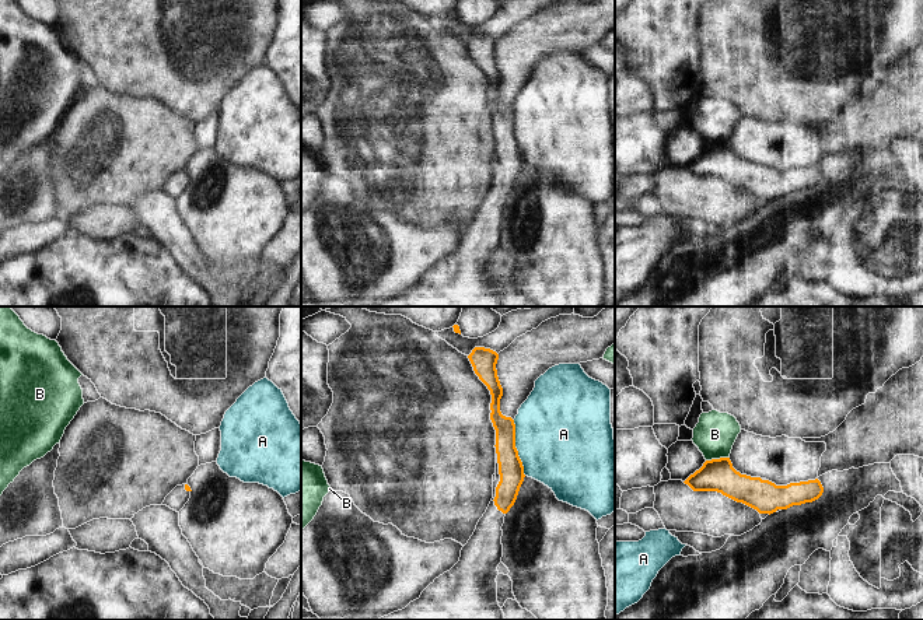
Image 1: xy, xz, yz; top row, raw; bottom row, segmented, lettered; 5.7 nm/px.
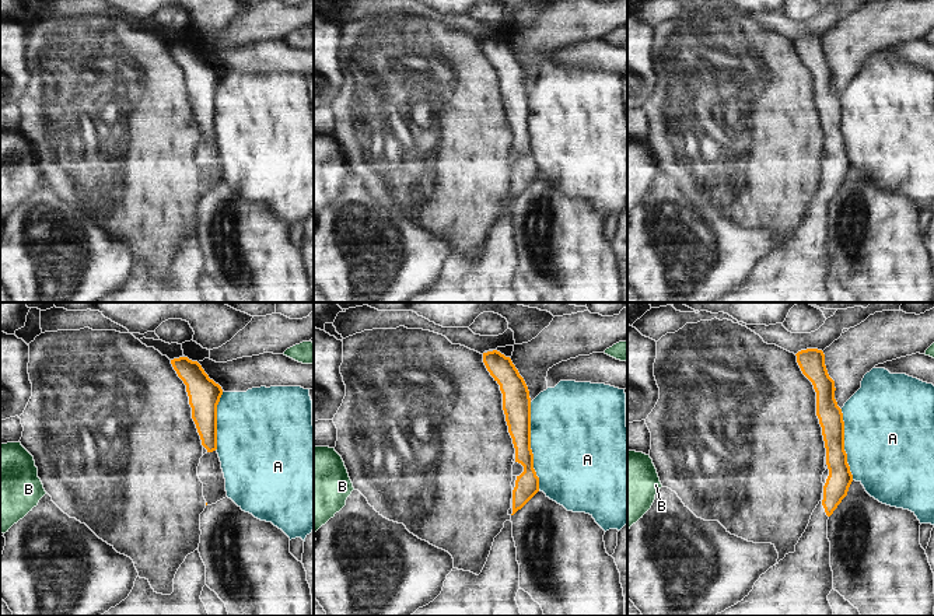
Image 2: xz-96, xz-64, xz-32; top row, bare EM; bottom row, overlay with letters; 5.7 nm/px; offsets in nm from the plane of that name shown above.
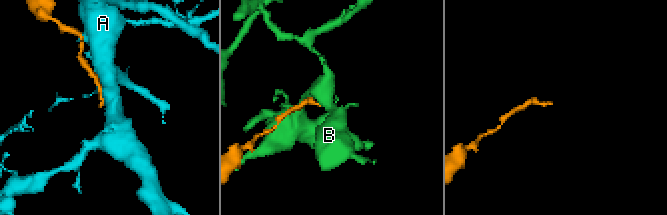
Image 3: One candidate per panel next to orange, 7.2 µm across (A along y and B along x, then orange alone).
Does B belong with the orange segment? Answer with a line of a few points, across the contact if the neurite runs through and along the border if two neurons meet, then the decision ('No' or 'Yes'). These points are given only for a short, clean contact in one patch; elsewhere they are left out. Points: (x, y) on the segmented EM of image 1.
Line: yz (729, 456), (706, 461). No.

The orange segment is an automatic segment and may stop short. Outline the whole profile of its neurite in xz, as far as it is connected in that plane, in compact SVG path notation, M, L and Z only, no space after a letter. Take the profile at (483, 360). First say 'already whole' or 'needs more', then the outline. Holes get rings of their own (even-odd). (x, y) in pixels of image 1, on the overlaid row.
needs more; M475 347L468 358L492 395L490 420L496 430L493 498L462 547L459 561L436 578L419 599L378 620L506 620L497 602L496 582L503 557L501 526L525 474L515 448L514 420L500 411L503 388L496 369L499 354Z

